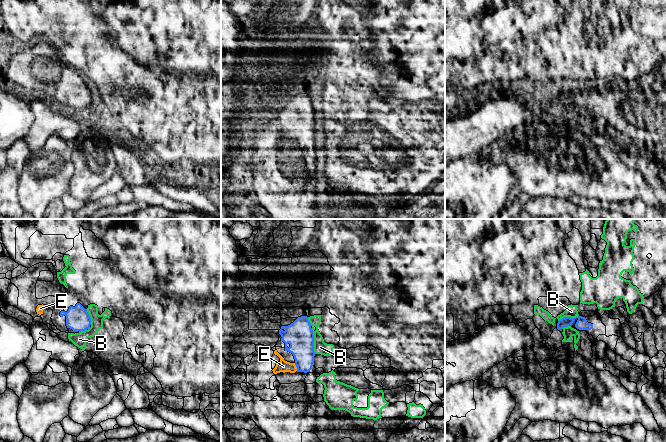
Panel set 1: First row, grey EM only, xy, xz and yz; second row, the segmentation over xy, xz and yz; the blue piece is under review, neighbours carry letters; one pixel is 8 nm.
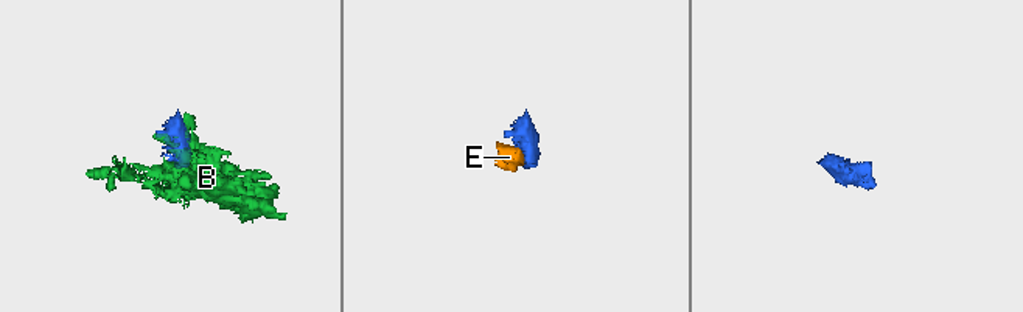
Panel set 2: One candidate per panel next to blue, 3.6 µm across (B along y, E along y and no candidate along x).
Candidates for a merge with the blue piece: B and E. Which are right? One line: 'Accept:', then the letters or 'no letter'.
Accept: E

